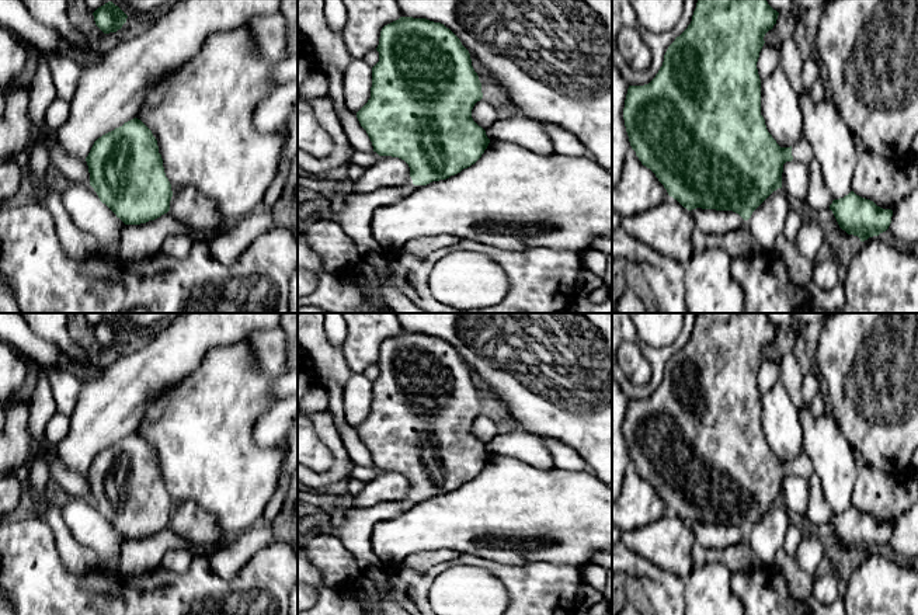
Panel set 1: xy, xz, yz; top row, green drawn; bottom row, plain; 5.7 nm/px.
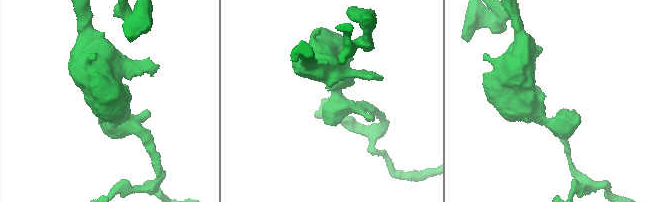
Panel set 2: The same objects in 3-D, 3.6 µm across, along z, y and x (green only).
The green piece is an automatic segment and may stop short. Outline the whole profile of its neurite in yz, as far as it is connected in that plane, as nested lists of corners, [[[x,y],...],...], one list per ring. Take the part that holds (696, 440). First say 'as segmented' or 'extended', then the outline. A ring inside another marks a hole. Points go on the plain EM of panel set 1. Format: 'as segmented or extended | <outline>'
extended | [[[699,313],[688,343],[668,361],[663,381],[644,400],[629,400],[623,434],[632,463],[650,483],[668,510],[688,525],[733,525],[744,535],[778,503],[786,476],[810,477],[813,465],[801,451],[790,462],[780,462],[761,430],[761,393],[757,383],[765,348],[779,327],[766,313]]]

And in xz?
extended | [[[400,331],[380,345],[379,376],[372,382],[371,413],[357,427],[373,466],[404,475],[410,493],[399,501],[352,507],[337,527],[328,522],[323,534],[337,536],[355,556],[362,576],[379,586],[387,584],[385,564],[372,550],[372,529],[378,521],[393,520],[421,500],[446,494],[474,479],[490,454],[472,432],[472,424],[483,413],[481,397],[472,381],[469,365],[444,338],[427,333]]]

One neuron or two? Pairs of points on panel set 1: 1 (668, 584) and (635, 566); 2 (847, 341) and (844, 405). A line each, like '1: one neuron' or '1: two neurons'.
1: one neuron
2: one neuron

